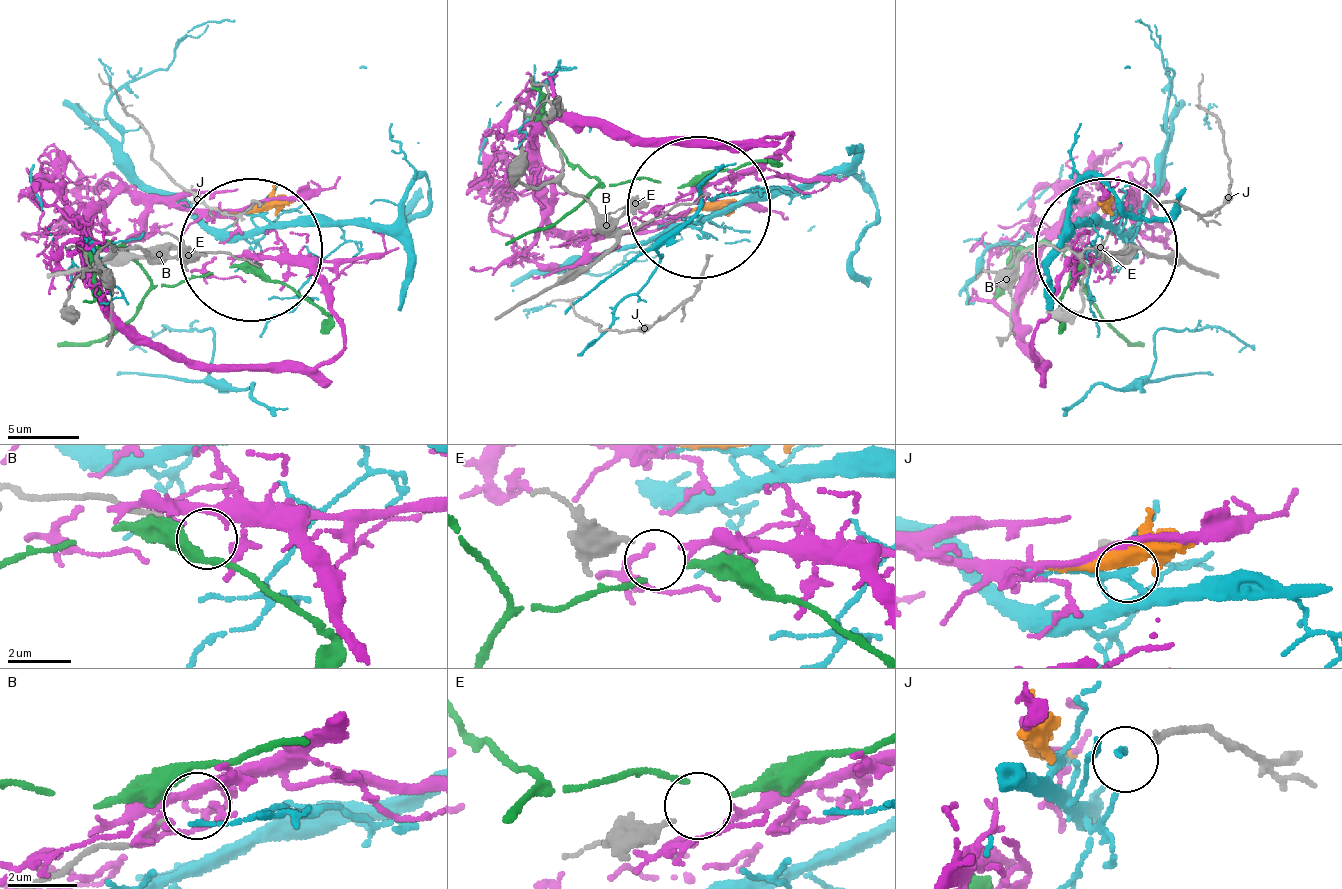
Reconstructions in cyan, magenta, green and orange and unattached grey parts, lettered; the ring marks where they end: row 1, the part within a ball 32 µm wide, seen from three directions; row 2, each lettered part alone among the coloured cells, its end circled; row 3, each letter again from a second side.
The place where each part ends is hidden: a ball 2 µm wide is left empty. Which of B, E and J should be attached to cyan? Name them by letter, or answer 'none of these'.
none of these

